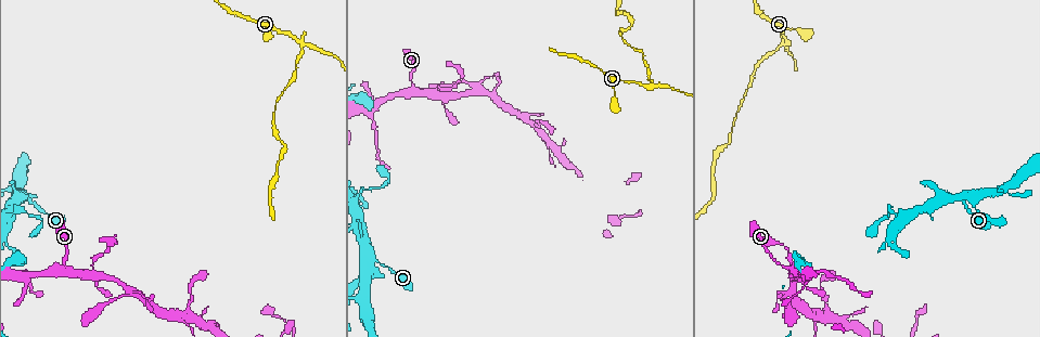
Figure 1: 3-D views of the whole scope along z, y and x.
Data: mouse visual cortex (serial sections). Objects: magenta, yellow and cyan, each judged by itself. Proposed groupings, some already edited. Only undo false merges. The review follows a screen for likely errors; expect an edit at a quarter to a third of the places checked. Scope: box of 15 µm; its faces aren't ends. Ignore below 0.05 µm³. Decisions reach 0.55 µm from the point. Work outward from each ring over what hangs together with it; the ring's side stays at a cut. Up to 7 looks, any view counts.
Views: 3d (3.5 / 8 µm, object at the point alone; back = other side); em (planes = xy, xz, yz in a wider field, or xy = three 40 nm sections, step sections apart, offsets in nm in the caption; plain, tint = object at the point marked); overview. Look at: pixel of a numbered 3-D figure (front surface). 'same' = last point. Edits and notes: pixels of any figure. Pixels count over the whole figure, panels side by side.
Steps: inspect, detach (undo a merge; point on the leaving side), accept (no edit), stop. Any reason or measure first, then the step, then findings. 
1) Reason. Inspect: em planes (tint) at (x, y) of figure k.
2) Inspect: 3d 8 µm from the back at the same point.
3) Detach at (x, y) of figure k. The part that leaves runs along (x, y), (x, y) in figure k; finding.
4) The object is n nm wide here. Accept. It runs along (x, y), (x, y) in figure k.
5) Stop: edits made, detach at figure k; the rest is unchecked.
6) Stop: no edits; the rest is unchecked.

Thin arm on a thick one. Inspect: 3d 3.5 µm at (436, 92) of figure 1.

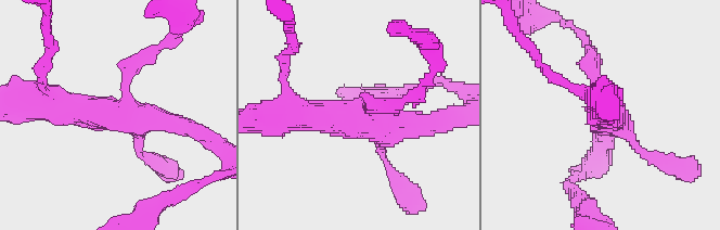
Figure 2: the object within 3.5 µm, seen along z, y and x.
4 arms meet here; the arms are 150, 200, 300, 400 nm wide. Inspect: em planes (tint) at (365, 118) of figure 2.

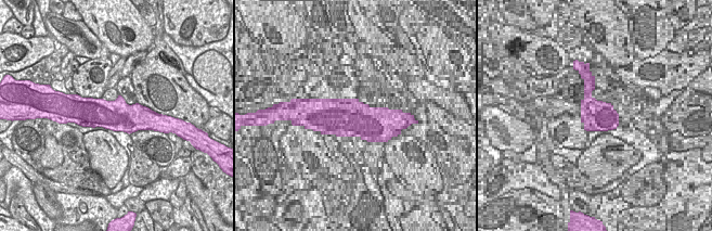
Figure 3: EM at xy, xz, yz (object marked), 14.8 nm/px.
Accept. It runs along (52, 97), (72, 110), (192, 127) in figure 2; all the same cell.

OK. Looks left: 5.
Thick turns thin. Inspect: 3d 3.5 µm at (531, 121) of figure 1.

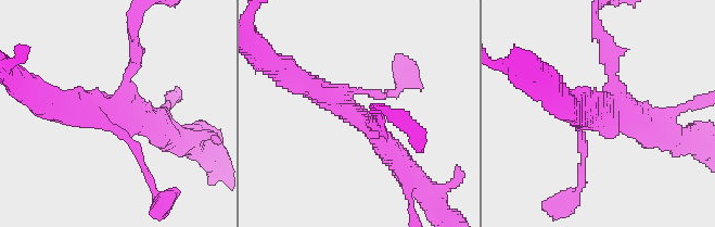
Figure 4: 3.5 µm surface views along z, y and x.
Inspect: em xy step 3 (tint) at (602, 110) of figure 4.

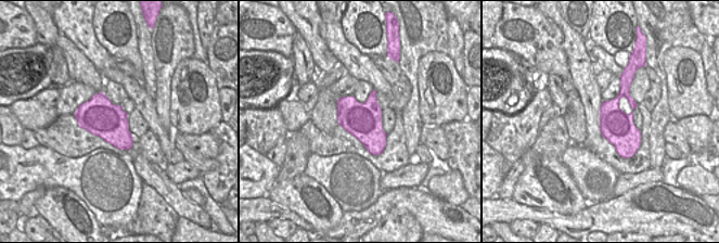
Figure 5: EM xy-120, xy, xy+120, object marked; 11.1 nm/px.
4 arms meet here. Accept. It runs along (292, 76), (362, 121), (398, 163) in figure 4; all the same cell.

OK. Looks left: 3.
Calibre changes. Inspect: 3d 3.5 µm at (13, 211) of figure 1.

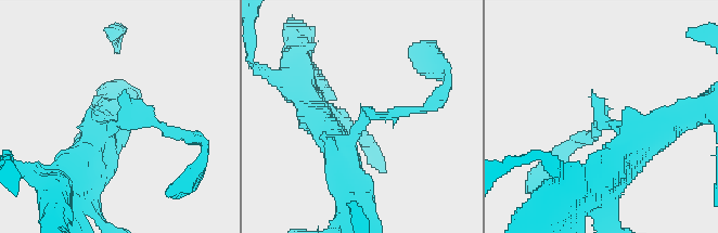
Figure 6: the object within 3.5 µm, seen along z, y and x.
Inspect: em xy step 5 (plain) at (606, 125) of figure 6.

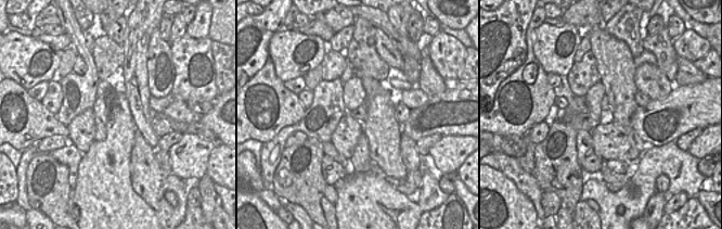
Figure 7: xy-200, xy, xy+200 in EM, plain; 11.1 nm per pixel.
Inspect: em xy step 5 (tint) at the same point.

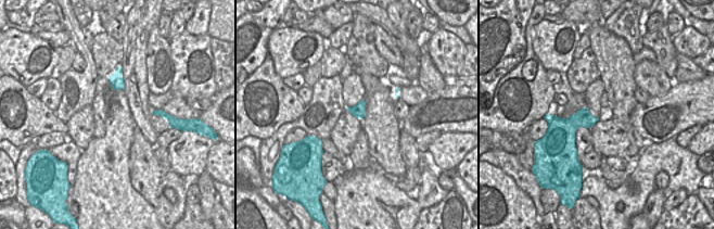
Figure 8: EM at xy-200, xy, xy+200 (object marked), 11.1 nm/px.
Accept. It runs along (349, 182), (366, 118), (426, 107) in figure 6; all the same cell.

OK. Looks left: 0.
Stop: no edits; the rest is unchecked.

